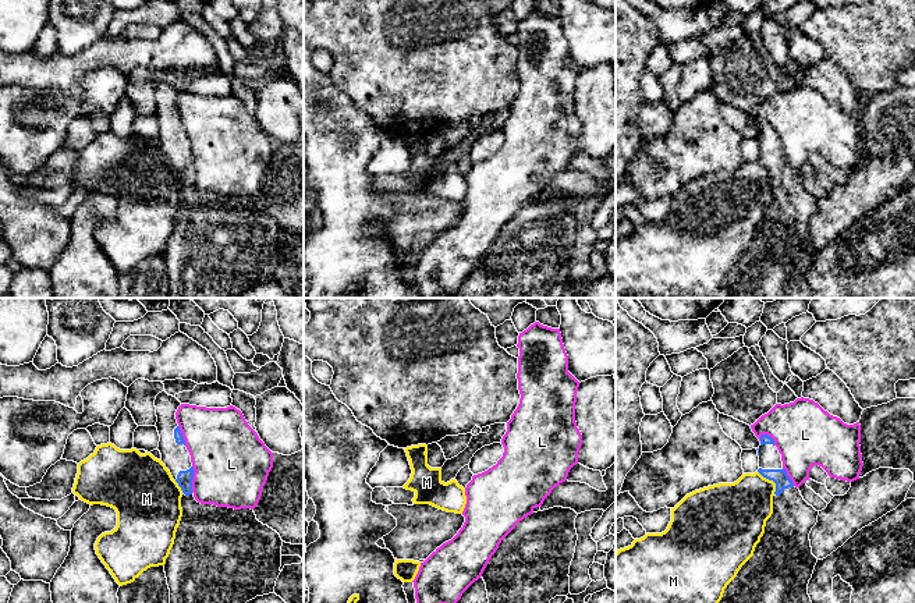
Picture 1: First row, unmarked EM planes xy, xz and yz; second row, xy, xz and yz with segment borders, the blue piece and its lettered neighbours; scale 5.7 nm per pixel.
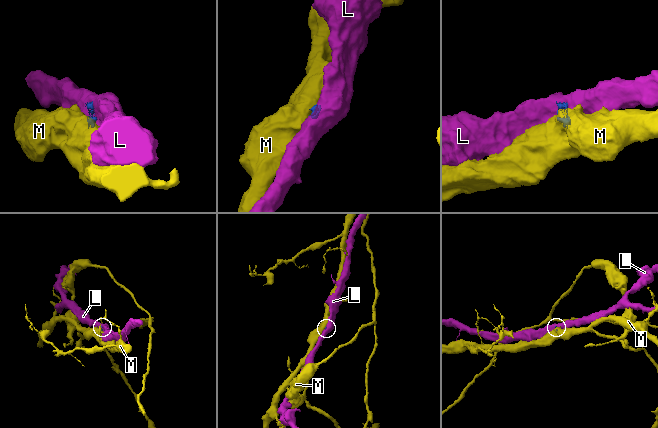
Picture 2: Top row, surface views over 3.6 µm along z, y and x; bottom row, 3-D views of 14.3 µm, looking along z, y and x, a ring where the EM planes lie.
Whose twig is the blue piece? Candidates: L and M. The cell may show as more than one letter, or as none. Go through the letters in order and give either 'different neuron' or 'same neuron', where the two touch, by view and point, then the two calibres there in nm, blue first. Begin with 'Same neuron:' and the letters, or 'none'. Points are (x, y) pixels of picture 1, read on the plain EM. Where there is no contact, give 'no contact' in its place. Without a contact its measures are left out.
Same neuron: none
L: different neuron; meets blue in xy at (192, 166); 90 nm thick on the blue side, 440 nm on the other
M: different neuron; meets blue in yz at (772, 167); 90 nm thick on the blue side, 320 nm on the other

